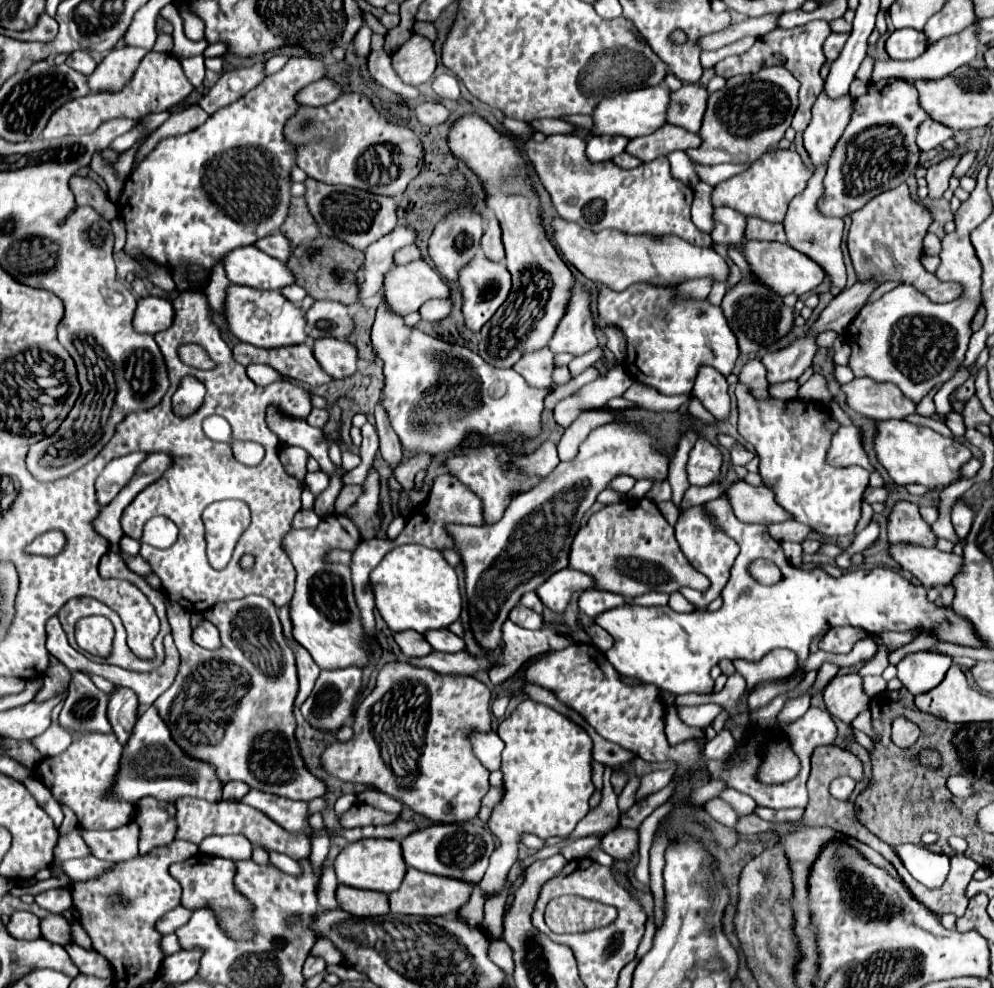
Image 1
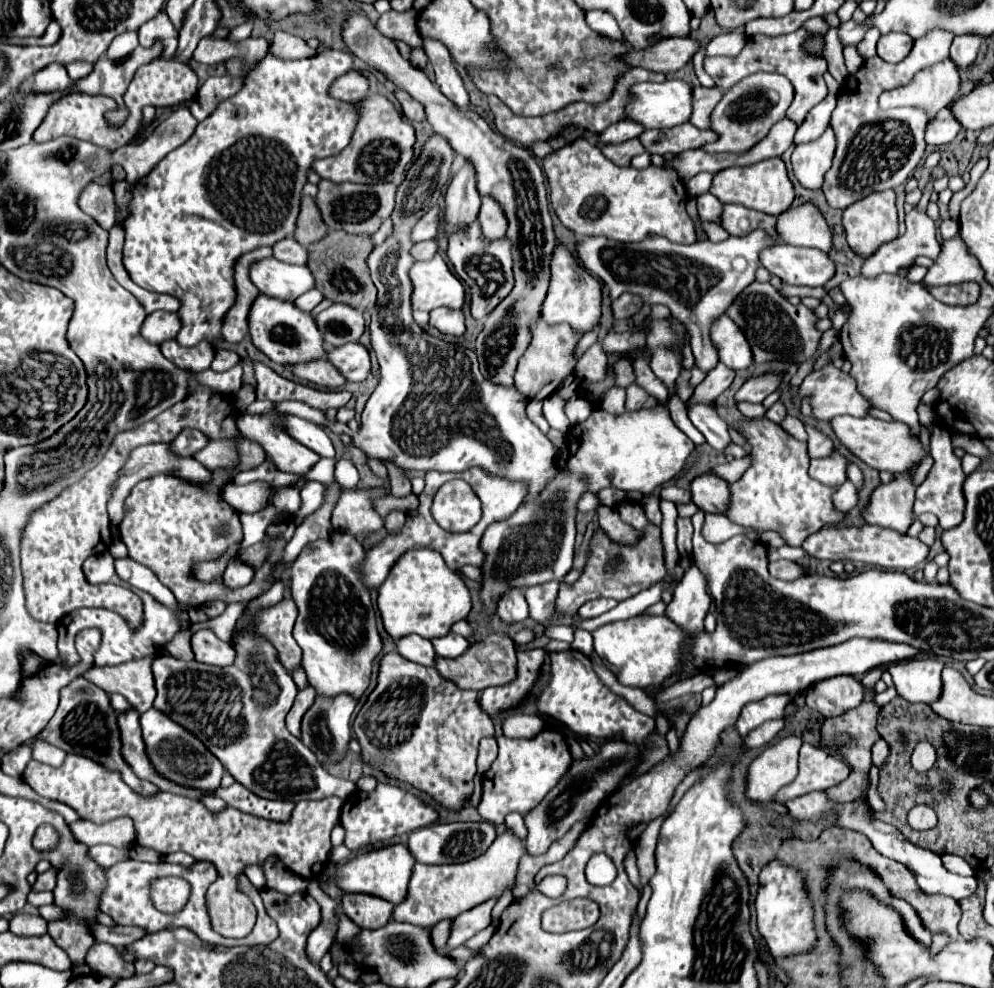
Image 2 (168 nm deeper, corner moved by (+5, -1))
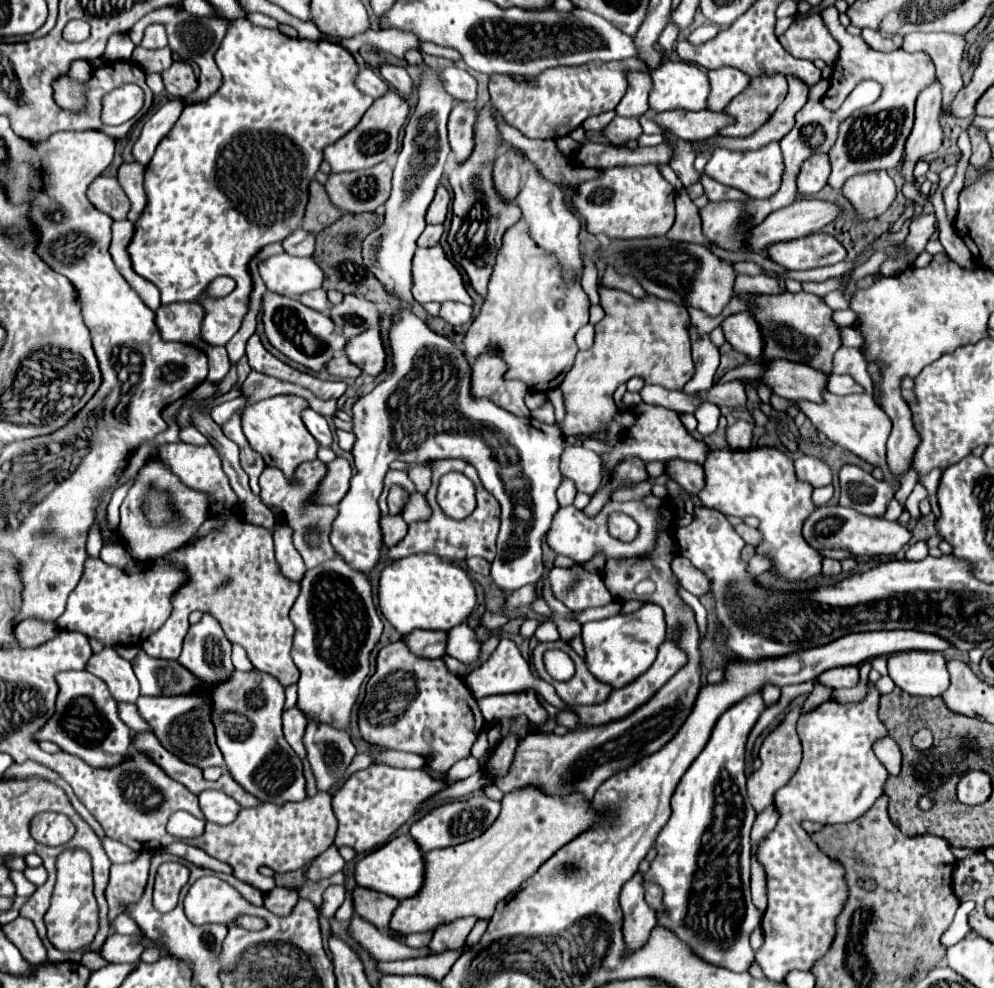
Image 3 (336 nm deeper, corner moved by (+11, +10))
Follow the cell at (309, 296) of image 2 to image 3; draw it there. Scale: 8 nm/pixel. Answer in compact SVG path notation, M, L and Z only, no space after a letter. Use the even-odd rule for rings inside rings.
M317 289L317 291L309 291L309 293L303 293L299 297L299 301L315 311L323 311L323 313L329 313L329 309L333 307L327 299L327 293L323 289Z

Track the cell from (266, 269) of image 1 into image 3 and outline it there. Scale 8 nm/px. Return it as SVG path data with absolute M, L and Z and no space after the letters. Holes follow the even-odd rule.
M275 255L259 263L259 273L269 291L293 297L319 289L323 285L323 269L311 257Z

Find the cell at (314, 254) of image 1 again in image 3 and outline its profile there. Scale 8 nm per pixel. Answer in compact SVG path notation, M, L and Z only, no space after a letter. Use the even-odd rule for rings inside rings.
M345 213L331 227L323 229L317 235L317 251L315 251L313 259L325 271L323 289L337 289L345 295L353 293L353 295L363 297L363 299L373 301L373 303L391 303L397 299L385 291L381 281L375 279L375 275L363 265L363 259L361 259L361 241L373 229L377 229L381 225L381 221L383 221L383 215L377 215L377 213L359 213L359 215Z

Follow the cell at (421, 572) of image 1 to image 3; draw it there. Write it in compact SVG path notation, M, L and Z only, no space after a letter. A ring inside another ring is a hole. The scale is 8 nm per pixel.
M417 553L397 559L383 569L379 585L379 605L387 621L403 635L415 629L449 631L471 617L477 605L477 593L475 583L467 575L467 571L453 563L441 561L437 555Z

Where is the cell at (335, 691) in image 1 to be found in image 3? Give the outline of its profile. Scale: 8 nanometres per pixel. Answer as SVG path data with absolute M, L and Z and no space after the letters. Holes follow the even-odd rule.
M313 721L307 723L303 743L317 781L317 791L333 797L345 783L345 771L357 753L355 745L345 731L337 731L329 725L317 725Z

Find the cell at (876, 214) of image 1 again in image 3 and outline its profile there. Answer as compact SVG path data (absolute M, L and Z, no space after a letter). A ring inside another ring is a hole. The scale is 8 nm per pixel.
M887 171L857 173L843 185L843 193L861 219L879 217L897 195L897 187Z

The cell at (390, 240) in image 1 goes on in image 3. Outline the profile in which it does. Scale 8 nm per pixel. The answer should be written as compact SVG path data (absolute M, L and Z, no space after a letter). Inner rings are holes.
M439 185L435 199L433 199L433 203L429 205L429 211L427 211L427 223L443 223L445 217L447 217L449 201L451 201L449 191L443 185Z

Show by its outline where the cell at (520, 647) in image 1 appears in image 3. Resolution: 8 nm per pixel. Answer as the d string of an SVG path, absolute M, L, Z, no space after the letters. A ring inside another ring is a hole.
M533 691L491 695L491 697L479 699L477 705L489 725L493 721L501 721L505 717L519 717L519 715L525 715L531 723L545 723L547 721L547 711L539 705L537 695Z

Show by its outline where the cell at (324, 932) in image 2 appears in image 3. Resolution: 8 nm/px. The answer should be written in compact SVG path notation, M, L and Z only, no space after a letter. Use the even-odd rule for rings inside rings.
M329 885L323 893L323 905L321 905L321 913L329 919L335 915L335 911L343 905L345 899L345 887L343 885Z

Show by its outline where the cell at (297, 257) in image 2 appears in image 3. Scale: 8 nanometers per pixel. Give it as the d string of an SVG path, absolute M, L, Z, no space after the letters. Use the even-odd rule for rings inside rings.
M297 229L283 241L283 247L289 255L311 257L315 251L315 233L307 233L303 229Z

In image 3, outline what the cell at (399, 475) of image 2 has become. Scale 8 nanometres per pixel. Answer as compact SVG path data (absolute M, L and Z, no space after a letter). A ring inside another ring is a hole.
M395 487L389 491L387 503L389 503L389 515L401 515L401 509L409 501L409 493L405 493L401 487Z

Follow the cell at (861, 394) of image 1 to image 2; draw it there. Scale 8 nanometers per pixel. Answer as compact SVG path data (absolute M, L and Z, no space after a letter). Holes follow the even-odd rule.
M825 364L811 372L799 388L803 396L813 396L813 414L821 420L831 420L839 414L863 418L869 416L869 410L873 408L871 402L859 394L855 380L833 364Z

